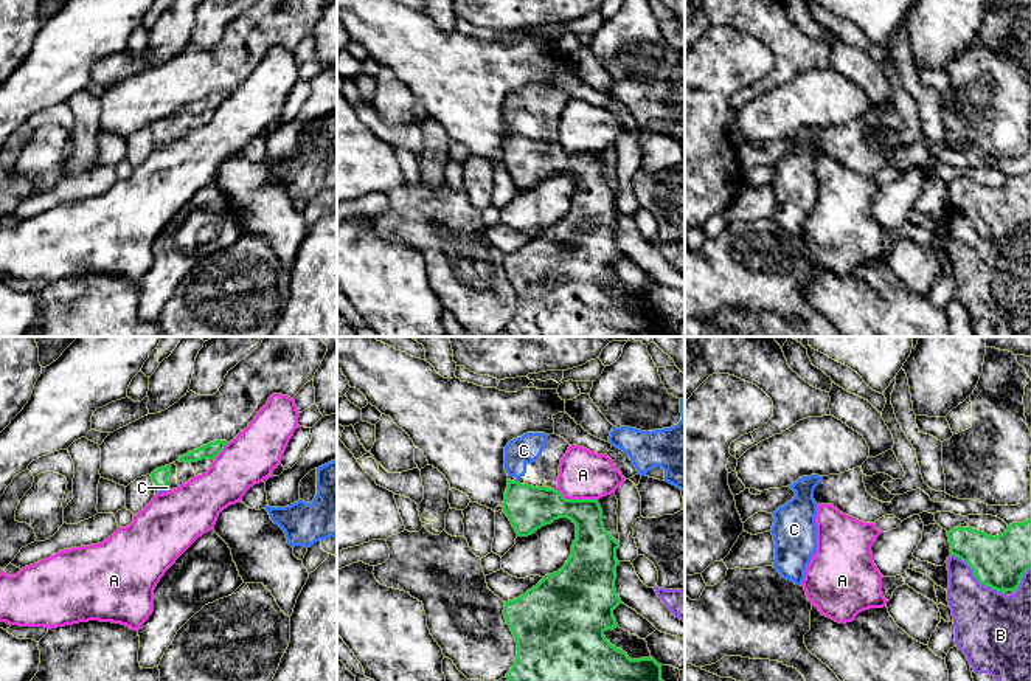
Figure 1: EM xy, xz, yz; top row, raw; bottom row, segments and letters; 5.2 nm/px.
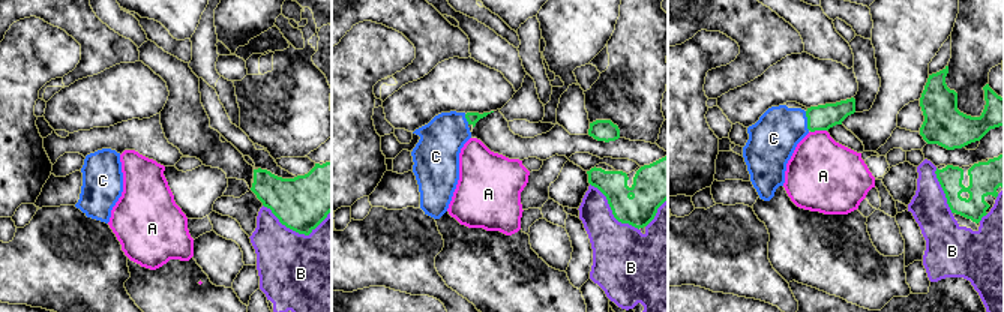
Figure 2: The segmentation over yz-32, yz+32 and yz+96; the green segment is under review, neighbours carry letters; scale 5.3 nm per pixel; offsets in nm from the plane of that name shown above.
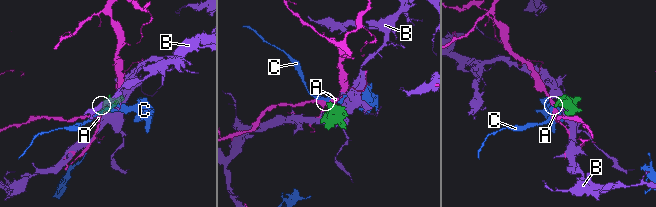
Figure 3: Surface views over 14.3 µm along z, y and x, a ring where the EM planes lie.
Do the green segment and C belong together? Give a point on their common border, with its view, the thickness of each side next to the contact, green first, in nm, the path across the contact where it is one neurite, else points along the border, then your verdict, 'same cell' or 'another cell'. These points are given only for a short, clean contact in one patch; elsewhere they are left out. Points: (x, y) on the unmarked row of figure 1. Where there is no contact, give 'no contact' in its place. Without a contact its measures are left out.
xy (166, 138) | 80/20 nm | across xy (160, 127), (166, 138), (166, 140) | same cell

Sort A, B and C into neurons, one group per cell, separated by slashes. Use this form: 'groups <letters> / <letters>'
groups A / B / C

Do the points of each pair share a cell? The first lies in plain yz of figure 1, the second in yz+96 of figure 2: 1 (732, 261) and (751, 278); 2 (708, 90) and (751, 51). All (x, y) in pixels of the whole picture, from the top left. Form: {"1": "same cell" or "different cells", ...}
{"1": "same cell", "2": "different cells"}

